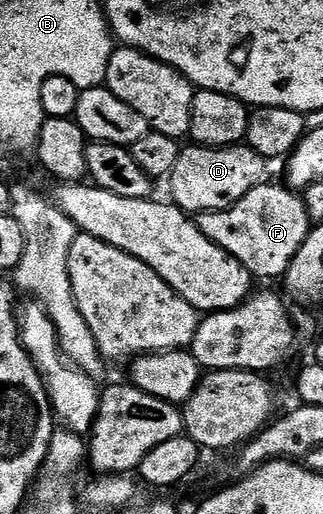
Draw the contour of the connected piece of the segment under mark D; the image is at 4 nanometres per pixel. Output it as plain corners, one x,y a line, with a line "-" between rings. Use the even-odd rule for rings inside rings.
188,145
178,157
178,165
174,165
170,176
172,183
171,202
189,213
201,211
224,211
233,207
250,189
265,182
264,167
266,160
247,145
234,147
201,147

